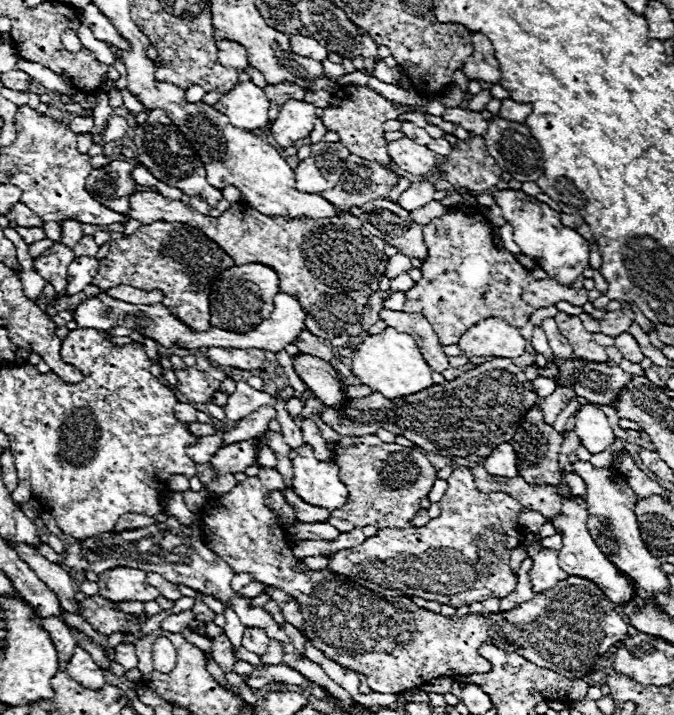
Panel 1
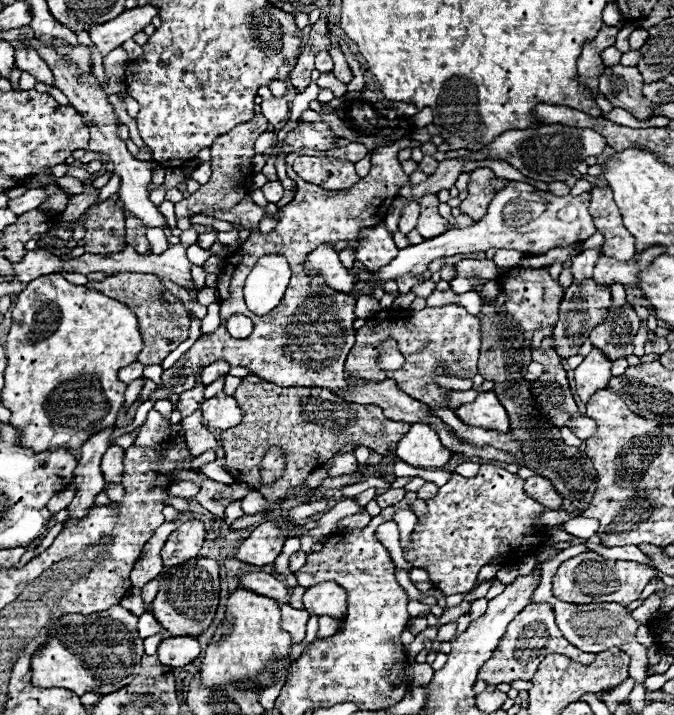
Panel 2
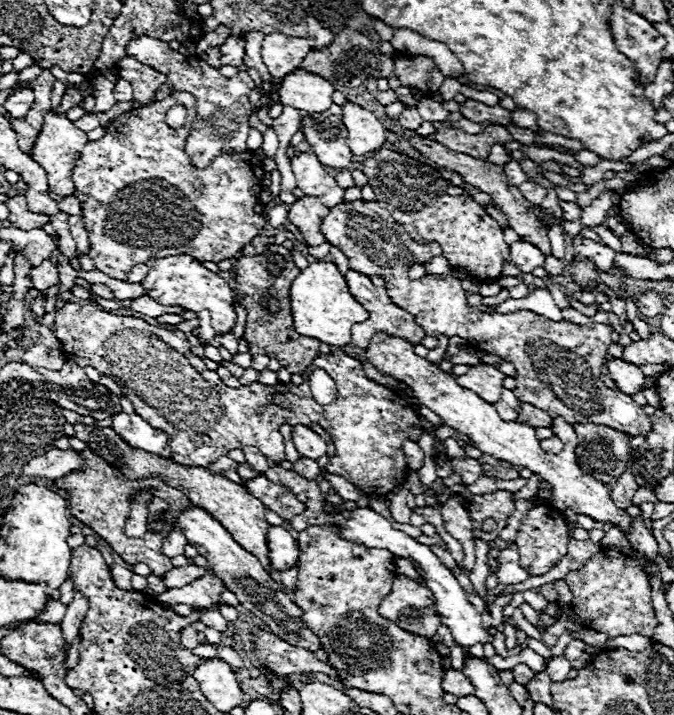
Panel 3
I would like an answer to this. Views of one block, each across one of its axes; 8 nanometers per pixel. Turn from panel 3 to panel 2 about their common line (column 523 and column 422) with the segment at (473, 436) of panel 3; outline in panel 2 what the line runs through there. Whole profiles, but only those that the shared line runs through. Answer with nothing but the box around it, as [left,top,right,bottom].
[396,424,452,468]

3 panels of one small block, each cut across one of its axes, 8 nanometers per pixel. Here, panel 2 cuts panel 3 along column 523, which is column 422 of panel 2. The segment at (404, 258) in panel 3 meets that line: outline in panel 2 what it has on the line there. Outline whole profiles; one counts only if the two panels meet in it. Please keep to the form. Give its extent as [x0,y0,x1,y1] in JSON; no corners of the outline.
[344,304,480,406]

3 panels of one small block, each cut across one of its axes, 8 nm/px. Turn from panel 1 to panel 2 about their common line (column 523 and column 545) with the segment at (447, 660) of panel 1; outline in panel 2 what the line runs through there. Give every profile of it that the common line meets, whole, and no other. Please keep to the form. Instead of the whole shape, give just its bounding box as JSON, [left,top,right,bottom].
[478,604,594,686]

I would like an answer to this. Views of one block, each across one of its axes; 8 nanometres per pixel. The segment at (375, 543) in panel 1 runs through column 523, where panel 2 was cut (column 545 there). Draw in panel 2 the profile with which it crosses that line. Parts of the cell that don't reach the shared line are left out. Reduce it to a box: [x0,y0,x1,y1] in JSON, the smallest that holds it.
[406,464,546,596]

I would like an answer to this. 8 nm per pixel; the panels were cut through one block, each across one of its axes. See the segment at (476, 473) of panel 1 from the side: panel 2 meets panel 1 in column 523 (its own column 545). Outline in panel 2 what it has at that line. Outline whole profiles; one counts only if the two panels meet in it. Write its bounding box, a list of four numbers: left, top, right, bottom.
[524,474,564,510]

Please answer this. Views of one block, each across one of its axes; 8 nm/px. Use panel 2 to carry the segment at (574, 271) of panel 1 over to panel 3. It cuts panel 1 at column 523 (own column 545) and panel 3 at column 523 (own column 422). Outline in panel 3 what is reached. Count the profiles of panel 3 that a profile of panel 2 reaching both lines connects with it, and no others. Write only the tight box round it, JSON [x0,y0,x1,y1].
[510,242,544,274]

